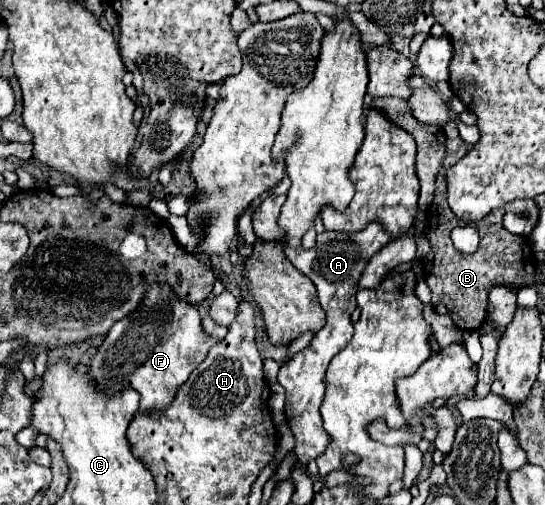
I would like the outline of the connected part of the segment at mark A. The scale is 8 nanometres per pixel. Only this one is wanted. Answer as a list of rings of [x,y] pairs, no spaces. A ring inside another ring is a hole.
[[[370,223],[364,231],[356,231],[352,235],[346,235],[340,231],[318,233],[316,245],[312,249],[284,247],[284,255],[288,257],[288,261],[316,285],[318,301],[328,317],[328,323],[324,325],[324,329],[312,337],[310,345],[304,351],[296,353],[286,365],[282,365],[278,375],[278,383],[286,389],[286,423],[290,425],[296,437],[294,453],[298,463],[302,465],[314,461],[328,447],[328,433],[322,427],[322,415],[320,415],[320,403],[326,391],[324,375],[332,357],[340,353],[346,347],[346,343],[352,339],[350,313],[356,307],[358,279],[366,263],[370,261],[370,257],[376,255],[390,241],[392,241],[392,235],[388,235],[384,227],[380,227],[380,223]]]

